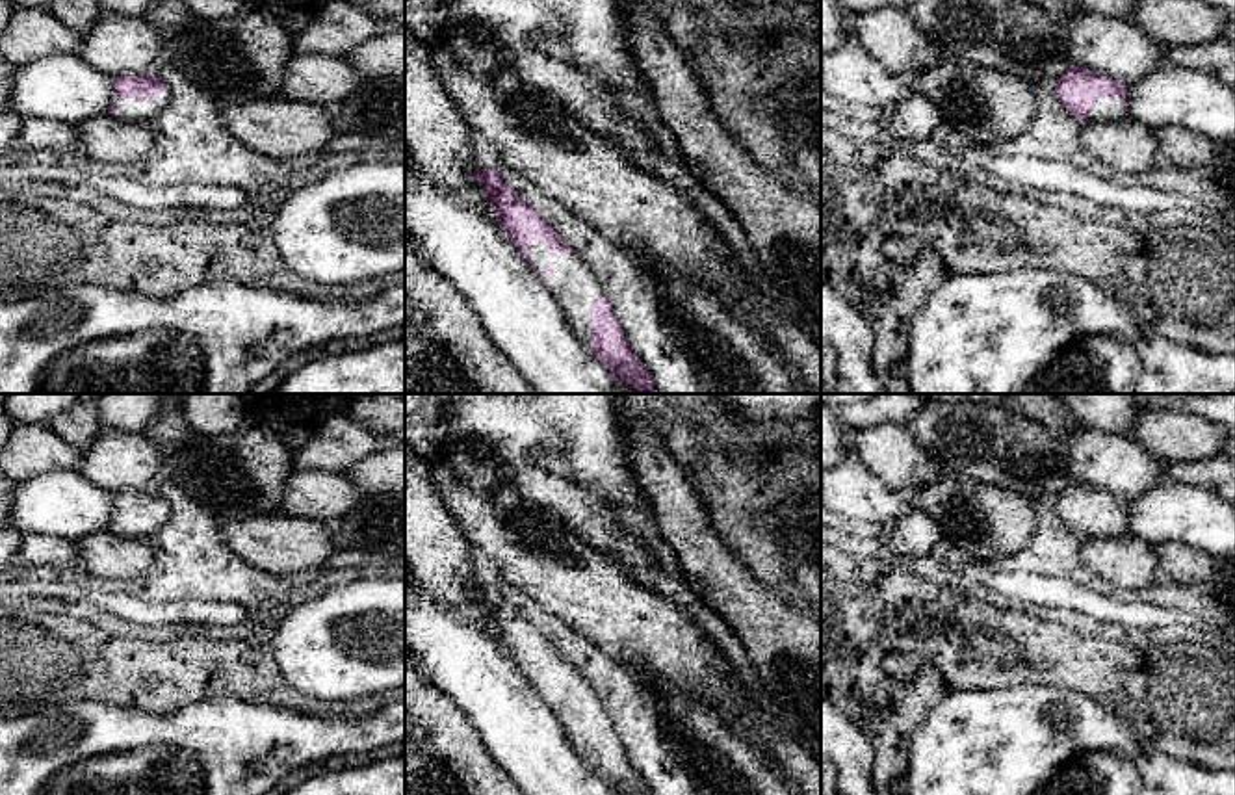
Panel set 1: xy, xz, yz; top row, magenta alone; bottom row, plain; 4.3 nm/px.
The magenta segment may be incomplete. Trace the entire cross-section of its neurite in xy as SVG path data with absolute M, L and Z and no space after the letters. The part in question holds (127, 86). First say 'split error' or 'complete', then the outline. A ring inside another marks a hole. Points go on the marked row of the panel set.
split error; M154 74L113 76L113 100L108 115L128 123L145 123L167 106L169 87Z

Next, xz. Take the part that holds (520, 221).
split error; M477 167L474 178L488 195L507 238L552 290L574 334L613 371L618 384L656 394L648 368L630 347L609 299L583 260L498 171Z

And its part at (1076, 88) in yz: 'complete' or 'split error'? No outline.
split error

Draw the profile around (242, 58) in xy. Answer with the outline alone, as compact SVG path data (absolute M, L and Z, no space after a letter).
M267 11L214 20L193 19L176 37L165 39L171 65L219 106L280 97L292 33Z

